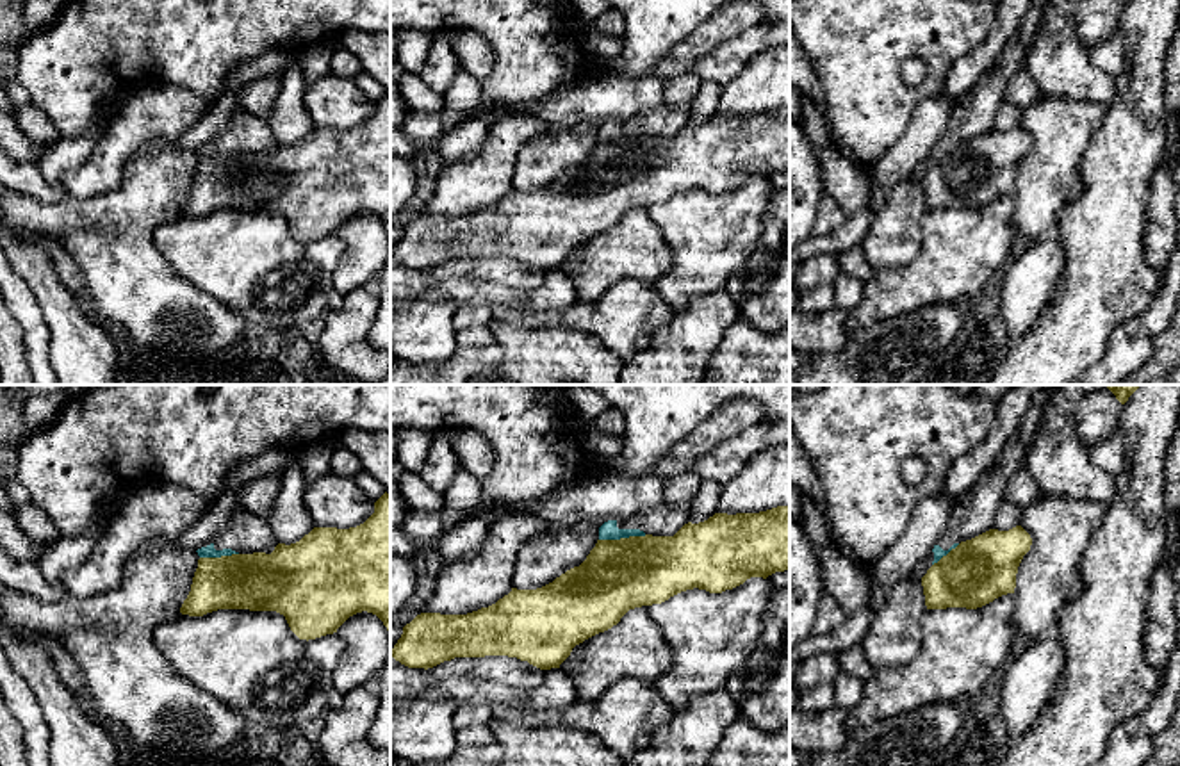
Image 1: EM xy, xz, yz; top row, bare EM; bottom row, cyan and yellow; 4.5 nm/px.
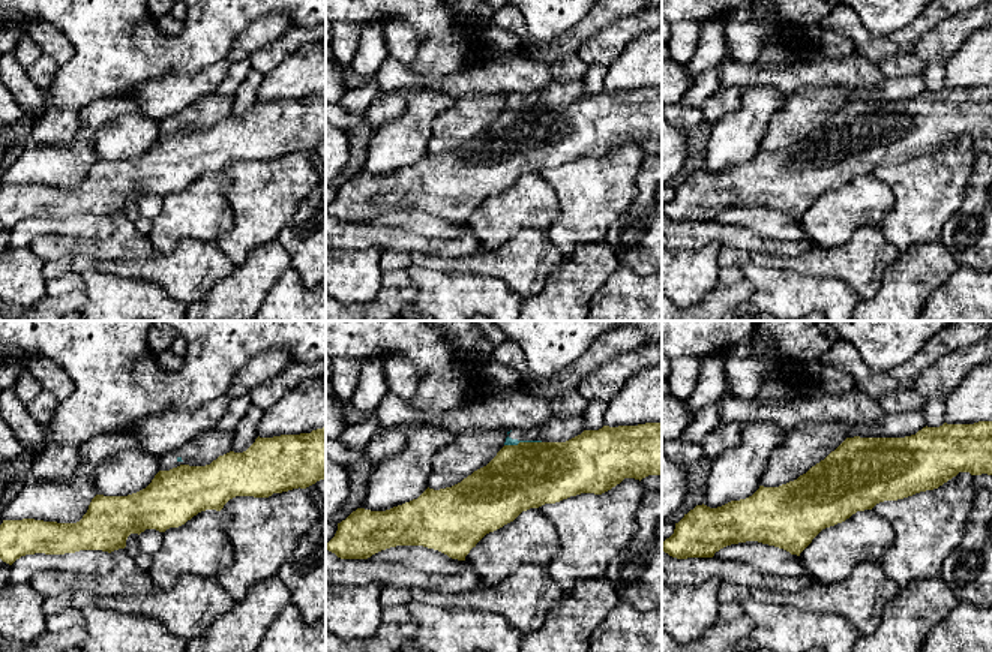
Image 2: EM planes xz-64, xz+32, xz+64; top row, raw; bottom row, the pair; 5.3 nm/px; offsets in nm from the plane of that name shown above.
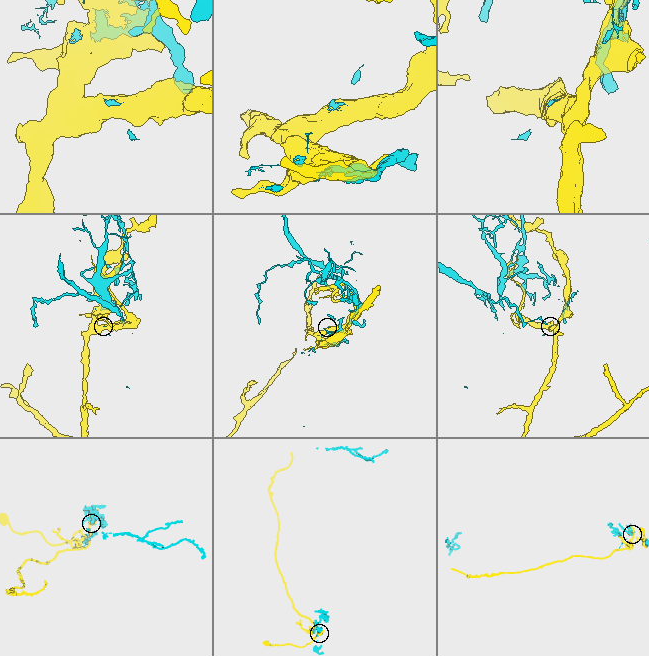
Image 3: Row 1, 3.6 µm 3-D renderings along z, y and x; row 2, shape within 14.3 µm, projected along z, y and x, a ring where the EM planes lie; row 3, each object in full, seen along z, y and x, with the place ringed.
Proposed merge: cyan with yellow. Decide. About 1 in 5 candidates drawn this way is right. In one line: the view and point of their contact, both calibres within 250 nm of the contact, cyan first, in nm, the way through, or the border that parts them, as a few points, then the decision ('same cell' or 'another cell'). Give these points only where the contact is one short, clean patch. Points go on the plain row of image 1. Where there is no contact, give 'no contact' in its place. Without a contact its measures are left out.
contact xz (622, 138); calibres 80 and 320 nm; another cell

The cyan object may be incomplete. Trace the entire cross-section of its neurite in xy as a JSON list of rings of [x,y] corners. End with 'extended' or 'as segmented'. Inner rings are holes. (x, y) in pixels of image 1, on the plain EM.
[[[239,107],[225,132],[207,148],[198,150],[200,159],[221,159],[232,155],[271,155],[278,146],[269,125]]]; extended

